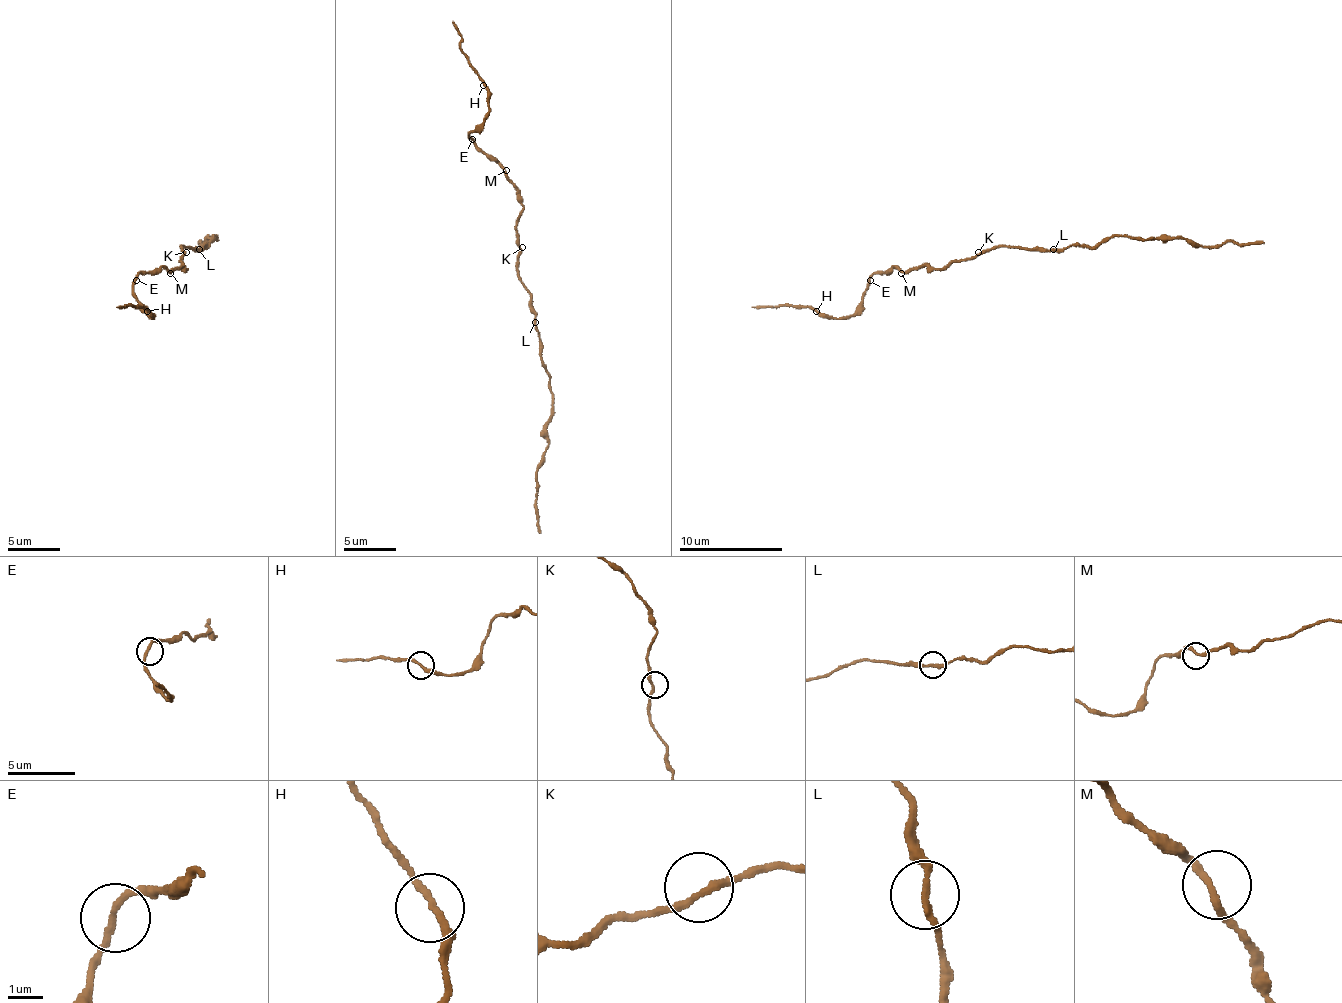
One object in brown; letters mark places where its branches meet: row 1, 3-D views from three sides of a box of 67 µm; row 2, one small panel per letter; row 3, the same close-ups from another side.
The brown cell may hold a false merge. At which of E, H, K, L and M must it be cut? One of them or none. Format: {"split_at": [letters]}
{"split_at": []}

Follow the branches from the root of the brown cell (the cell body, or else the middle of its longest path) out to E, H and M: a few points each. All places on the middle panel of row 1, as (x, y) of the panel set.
E: (519, 250), (516, 219), (522, 211), (522, 196), (504, 170), (472, 139)
H: (519, 250), (516, 219), (522, 211), (522, 196), (504, 170), (470, 139), (488, 110), (488, 90), (483, 84)
M: (519, 250), (516, 219), (522, 211), (522, 196), (506, 175), (506, 170)

